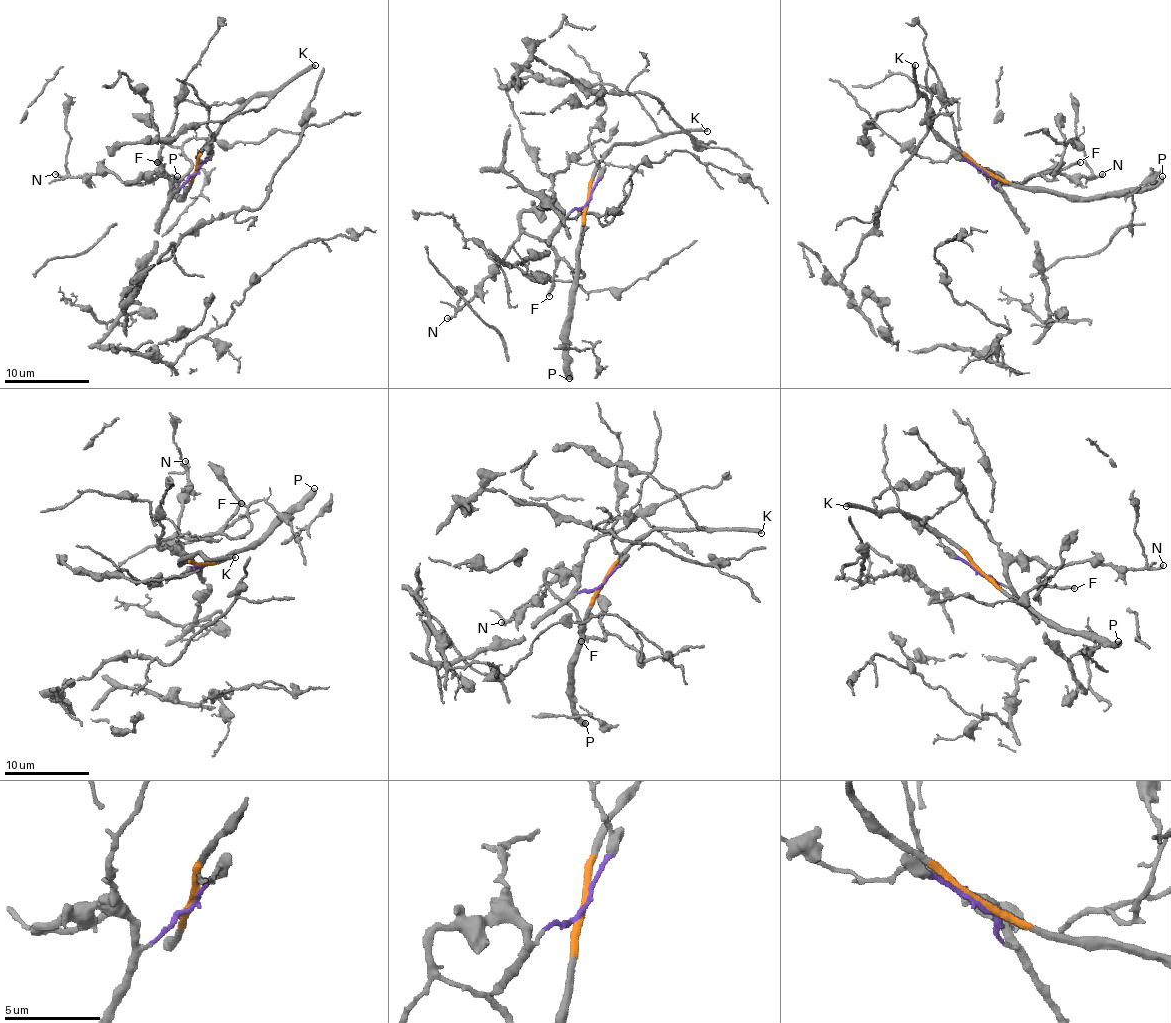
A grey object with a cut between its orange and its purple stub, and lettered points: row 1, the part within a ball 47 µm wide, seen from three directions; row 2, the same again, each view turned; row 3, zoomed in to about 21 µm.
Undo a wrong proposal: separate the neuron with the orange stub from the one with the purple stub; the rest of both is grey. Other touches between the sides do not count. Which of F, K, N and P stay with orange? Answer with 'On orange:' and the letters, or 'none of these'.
On orange: K, P

